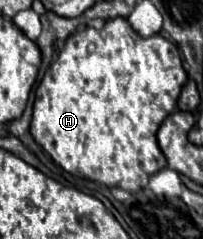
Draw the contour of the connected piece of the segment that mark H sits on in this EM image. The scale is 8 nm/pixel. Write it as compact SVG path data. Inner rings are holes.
M123 17L107 21L103 29L85 27L65 41L65 47L39 83L35 91L31 135L68 173L109 187L139 191L147 187L153 173L167 167L167 159L157 145L157 129L163 119L173 113L185 81L187 73L179 49L163 35L157 33L145 39L137 35Z

